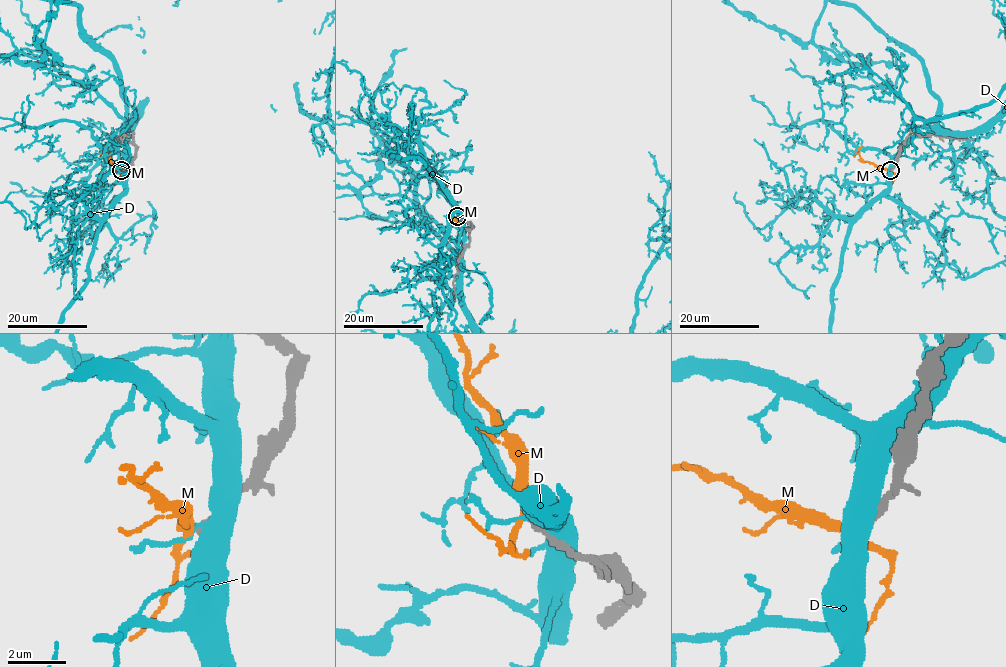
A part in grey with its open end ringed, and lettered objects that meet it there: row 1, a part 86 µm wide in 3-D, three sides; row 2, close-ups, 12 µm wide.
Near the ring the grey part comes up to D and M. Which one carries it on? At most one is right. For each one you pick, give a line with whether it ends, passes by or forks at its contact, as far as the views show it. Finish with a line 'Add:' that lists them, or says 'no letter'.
Add: no letter

